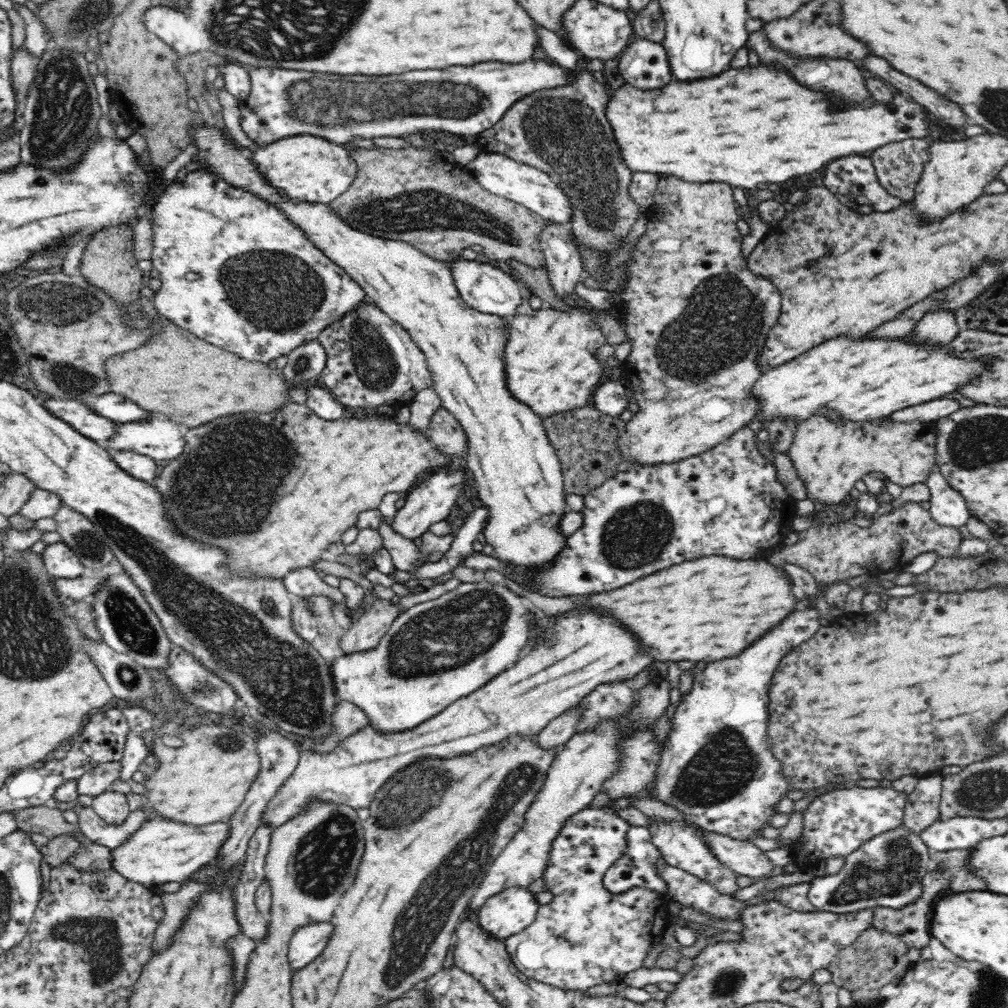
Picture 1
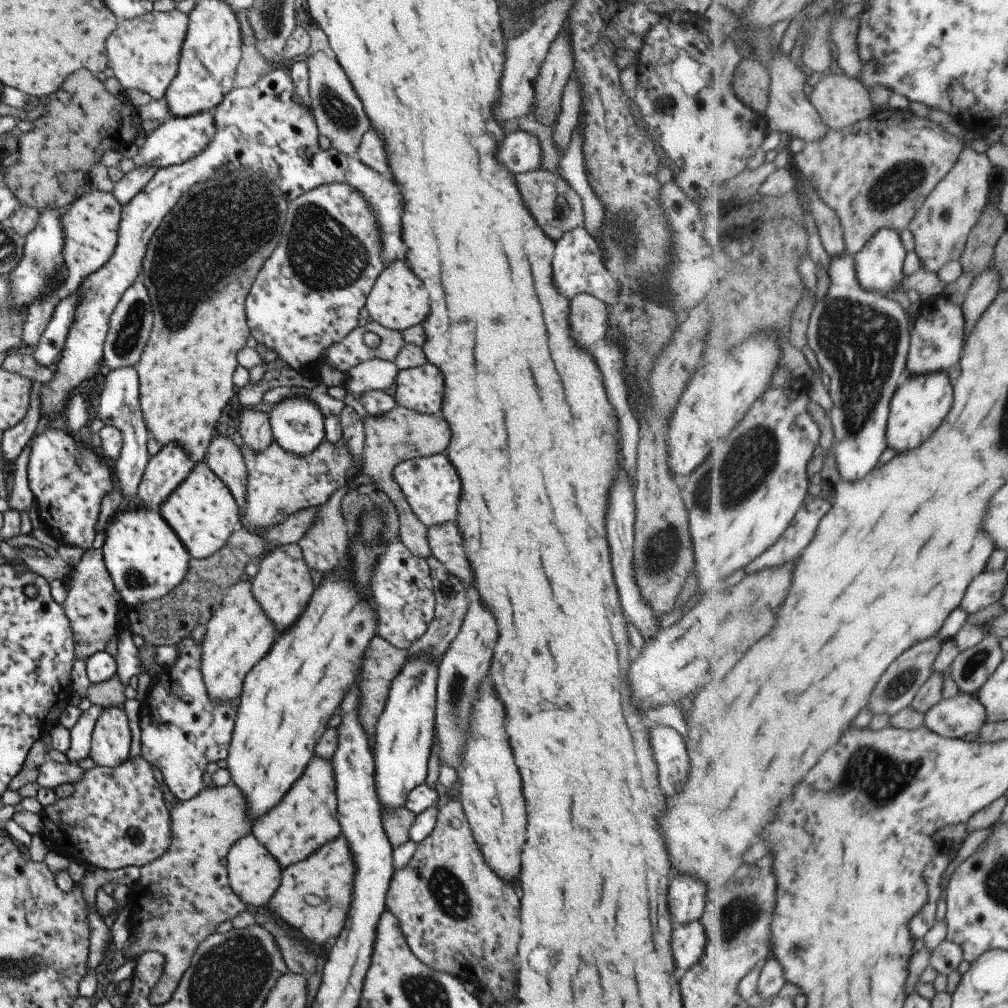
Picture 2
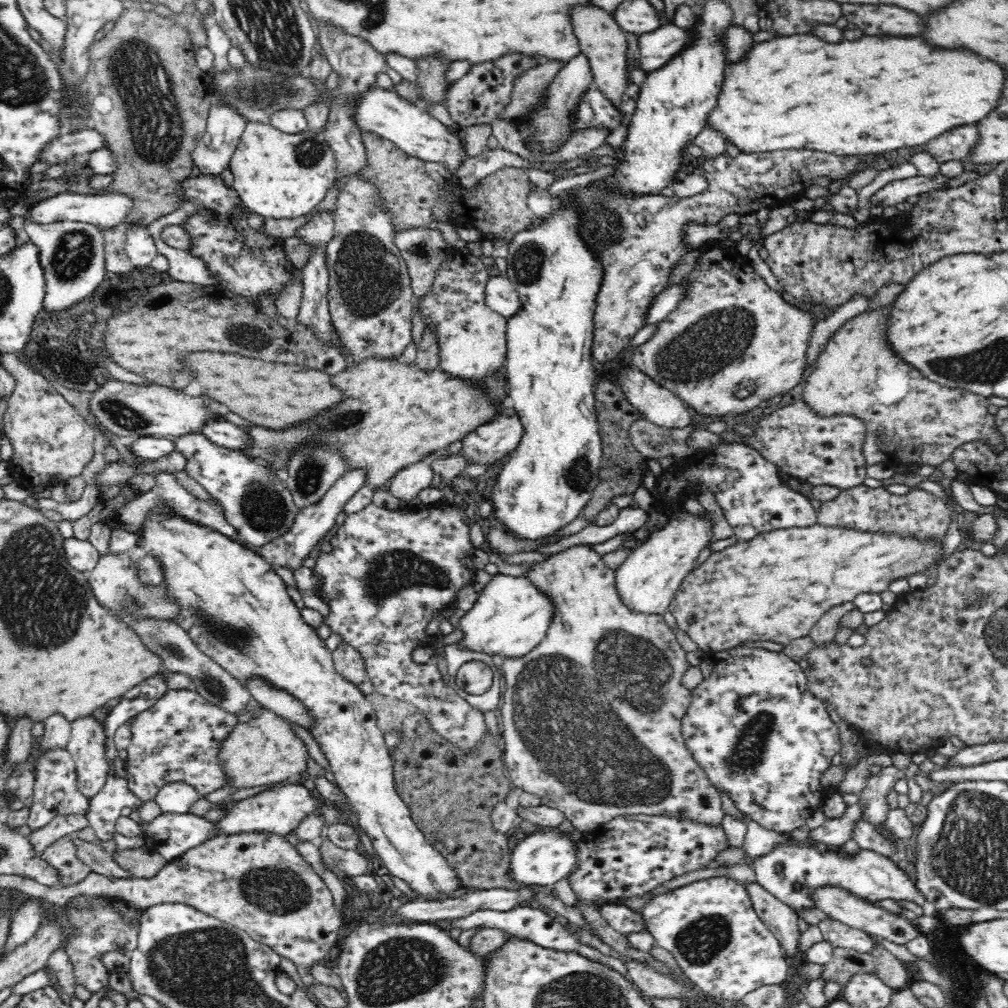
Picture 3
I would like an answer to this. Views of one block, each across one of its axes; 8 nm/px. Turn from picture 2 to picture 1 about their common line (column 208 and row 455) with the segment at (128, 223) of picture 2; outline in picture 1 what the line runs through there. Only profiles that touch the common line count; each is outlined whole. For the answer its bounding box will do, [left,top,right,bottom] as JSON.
[103,414,184,461]

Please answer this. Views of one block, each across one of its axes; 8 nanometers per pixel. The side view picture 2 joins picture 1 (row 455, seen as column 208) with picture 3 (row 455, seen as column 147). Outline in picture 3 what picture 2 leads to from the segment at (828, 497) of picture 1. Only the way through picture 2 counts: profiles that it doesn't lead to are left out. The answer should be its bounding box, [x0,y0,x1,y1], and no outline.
[798,305,1003,469]

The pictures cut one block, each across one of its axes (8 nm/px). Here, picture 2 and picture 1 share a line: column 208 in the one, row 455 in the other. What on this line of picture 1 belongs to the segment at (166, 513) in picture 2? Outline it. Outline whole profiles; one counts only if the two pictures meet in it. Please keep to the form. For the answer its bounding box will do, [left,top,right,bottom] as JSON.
[190,124,568,572]

